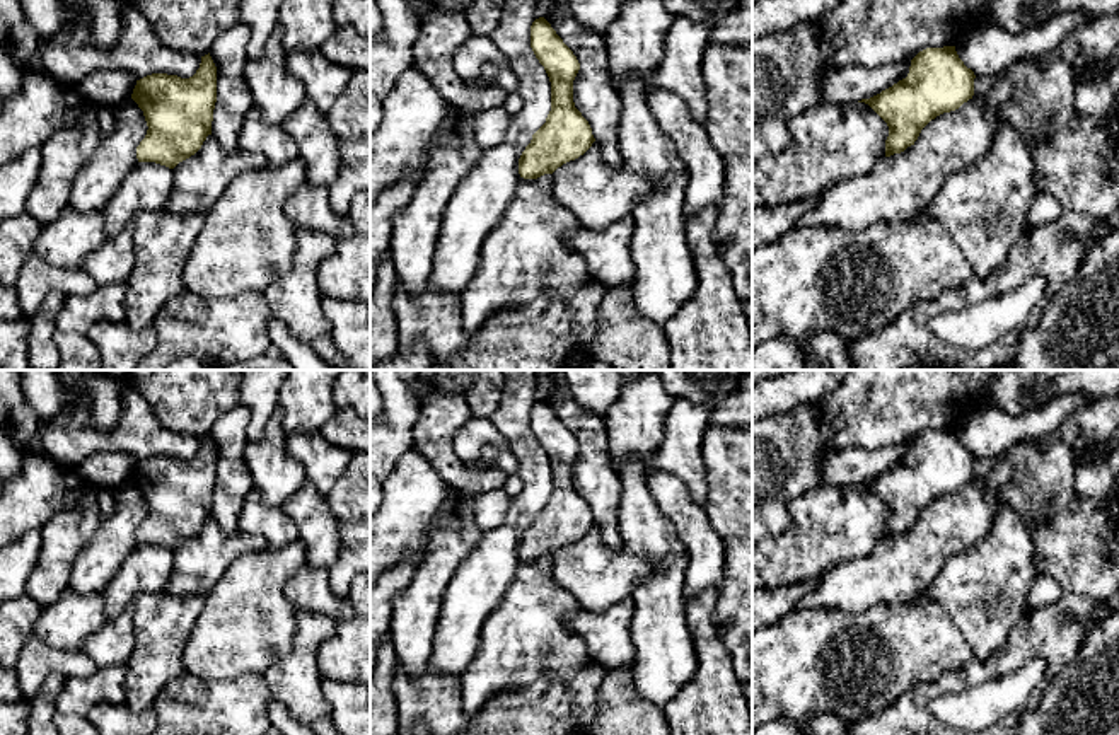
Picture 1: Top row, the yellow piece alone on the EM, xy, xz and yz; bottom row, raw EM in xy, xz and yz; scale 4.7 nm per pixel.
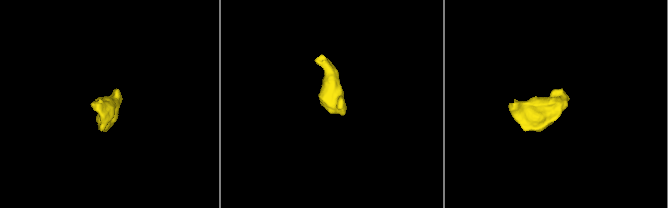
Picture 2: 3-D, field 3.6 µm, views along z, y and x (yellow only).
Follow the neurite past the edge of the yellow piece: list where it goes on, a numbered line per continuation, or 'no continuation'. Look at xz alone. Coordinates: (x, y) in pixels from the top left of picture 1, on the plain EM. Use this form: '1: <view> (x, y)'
no continuation

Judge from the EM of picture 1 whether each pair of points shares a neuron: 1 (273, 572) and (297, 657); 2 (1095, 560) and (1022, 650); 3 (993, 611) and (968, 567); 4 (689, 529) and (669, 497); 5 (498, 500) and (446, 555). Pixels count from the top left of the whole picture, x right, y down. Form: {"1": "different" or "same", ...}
{"1": "different", "2": "different", "3": "same", "4": "same", "5": "different"}

